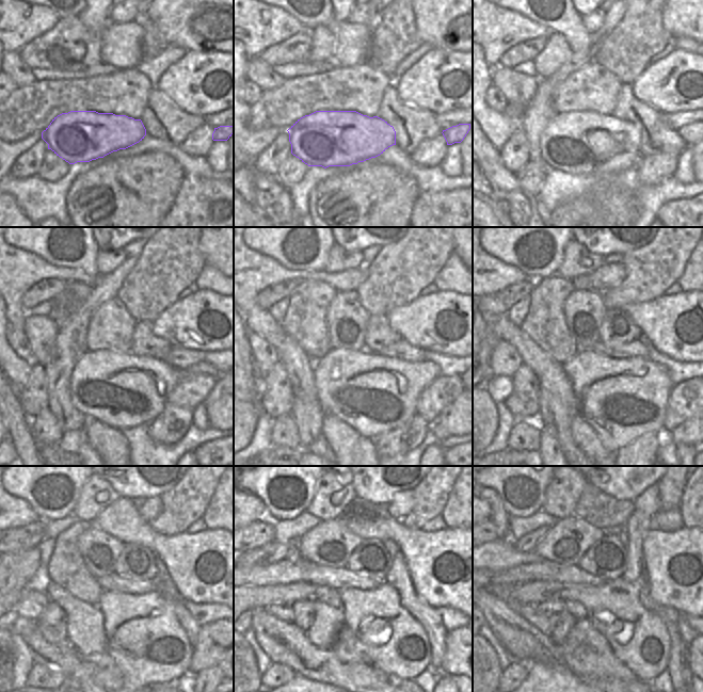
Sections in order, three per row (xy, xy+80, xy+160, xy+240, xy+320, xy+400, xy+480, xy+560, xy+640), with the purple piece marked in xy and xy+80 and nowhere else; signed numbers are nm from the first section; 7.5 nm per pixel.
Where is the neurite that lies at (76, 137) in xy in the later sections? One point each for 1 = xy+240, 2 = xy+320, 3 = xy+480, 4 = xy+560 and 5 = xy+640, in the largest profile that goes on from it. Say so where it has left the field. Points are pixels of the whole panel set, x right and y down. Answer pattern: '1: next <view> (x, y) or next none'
1: next xy+240 (121, 389)
2: next xy+320 (372, 393)
3: next xy+480 (143, 636)
4: next xy+560 (394, 642)
5: next xy+640 (638, 638)

